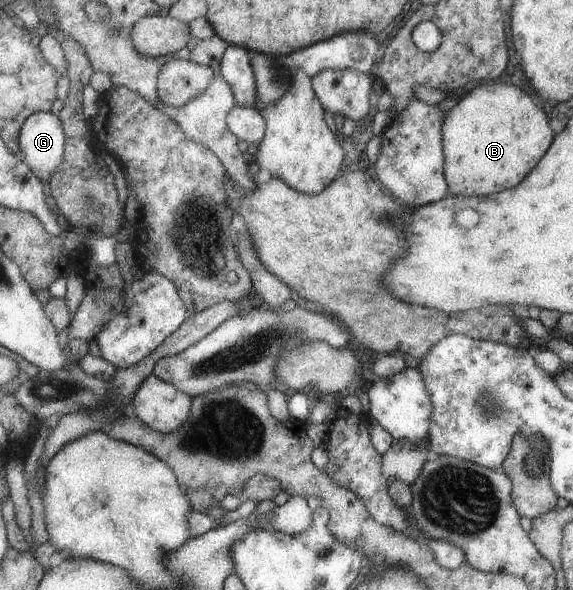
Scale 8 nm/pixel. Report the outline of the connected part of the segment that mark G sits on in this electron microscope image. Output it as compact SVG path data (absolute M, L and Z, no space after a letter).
M51 112L33 113L21 129L19 156L44 183L49 183L52 174L62 165L66 140L59 115Z

